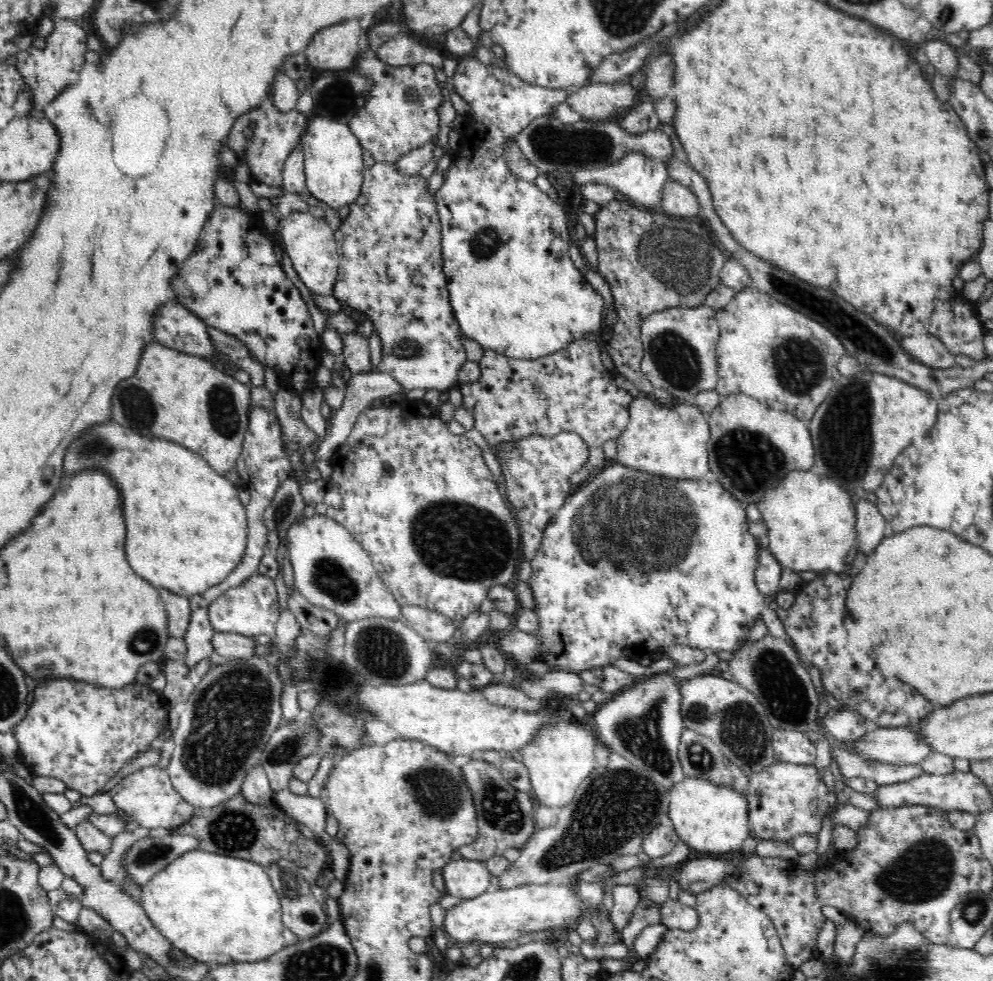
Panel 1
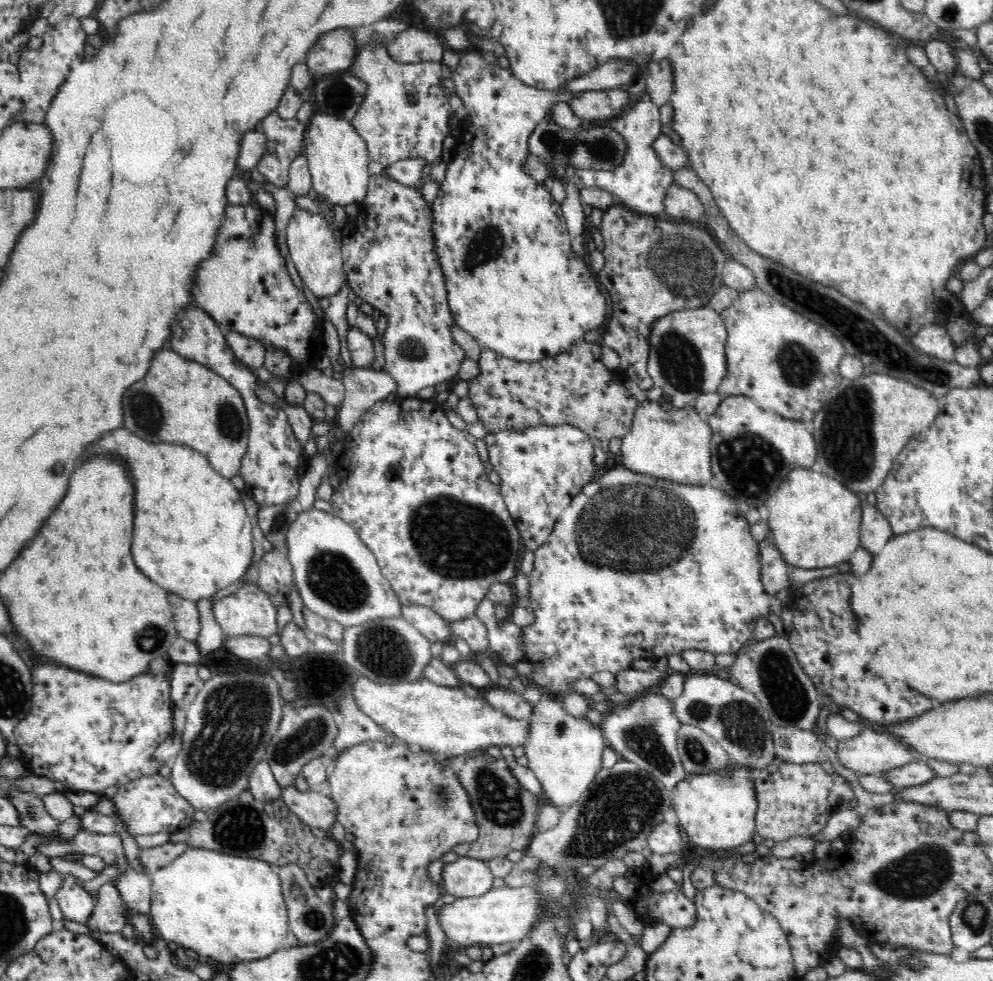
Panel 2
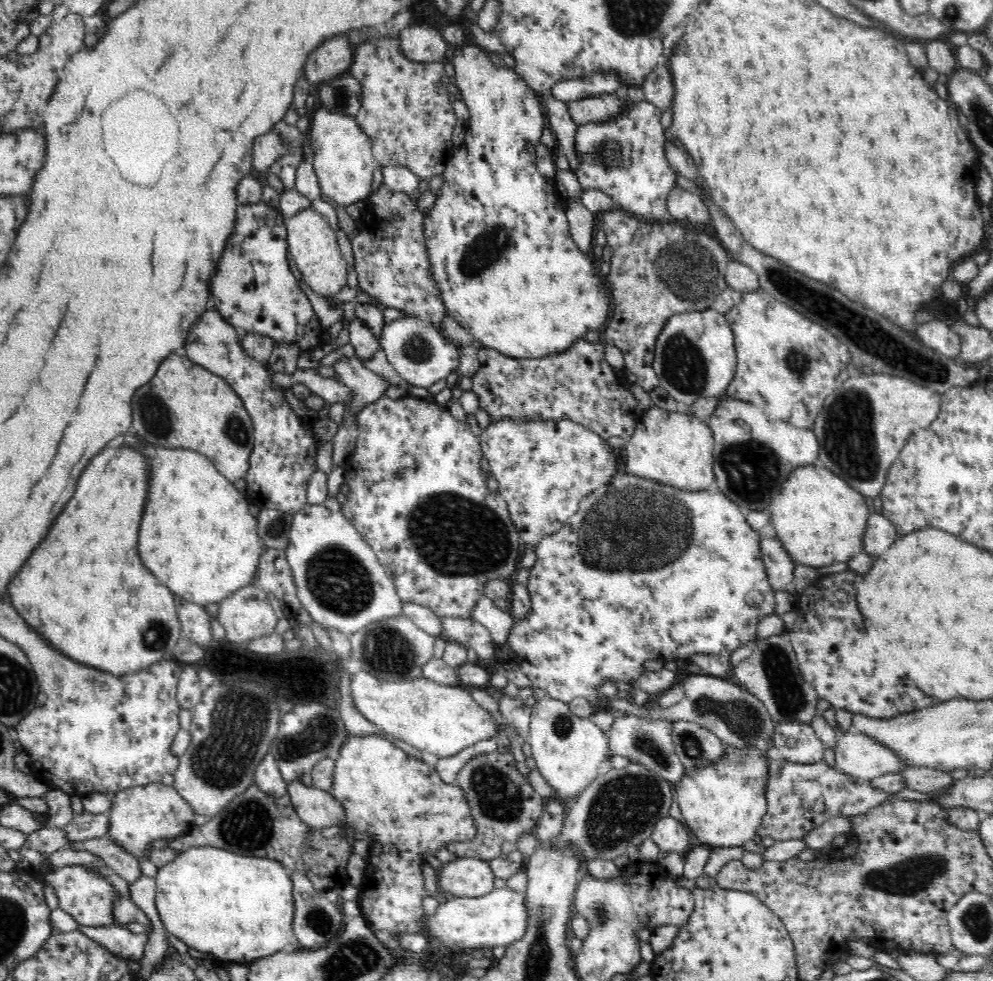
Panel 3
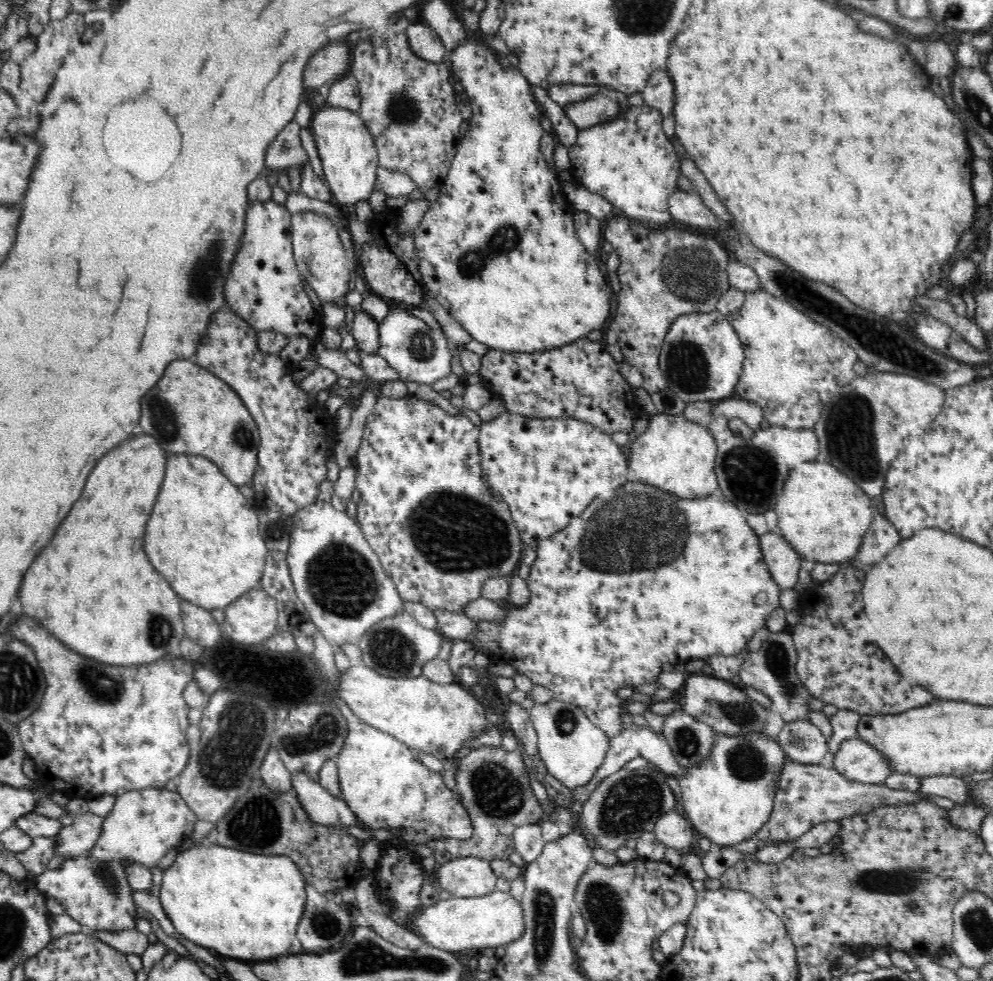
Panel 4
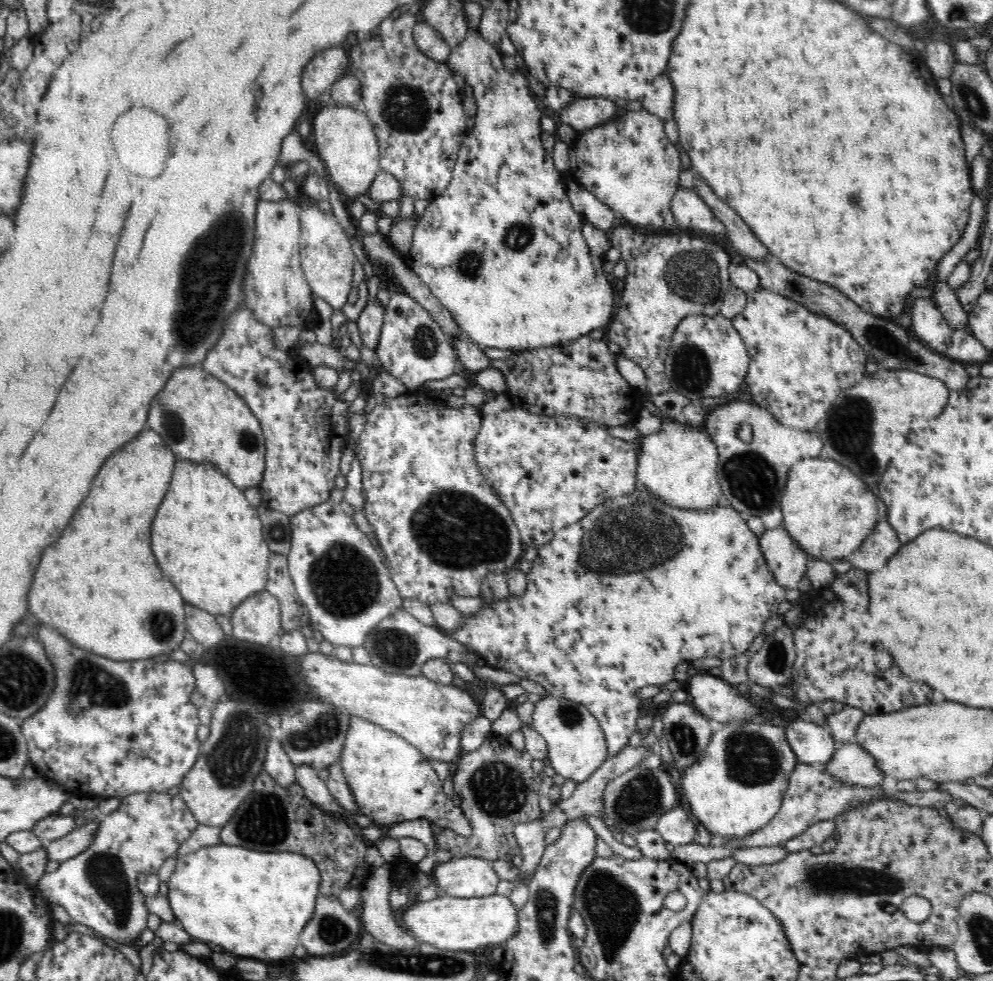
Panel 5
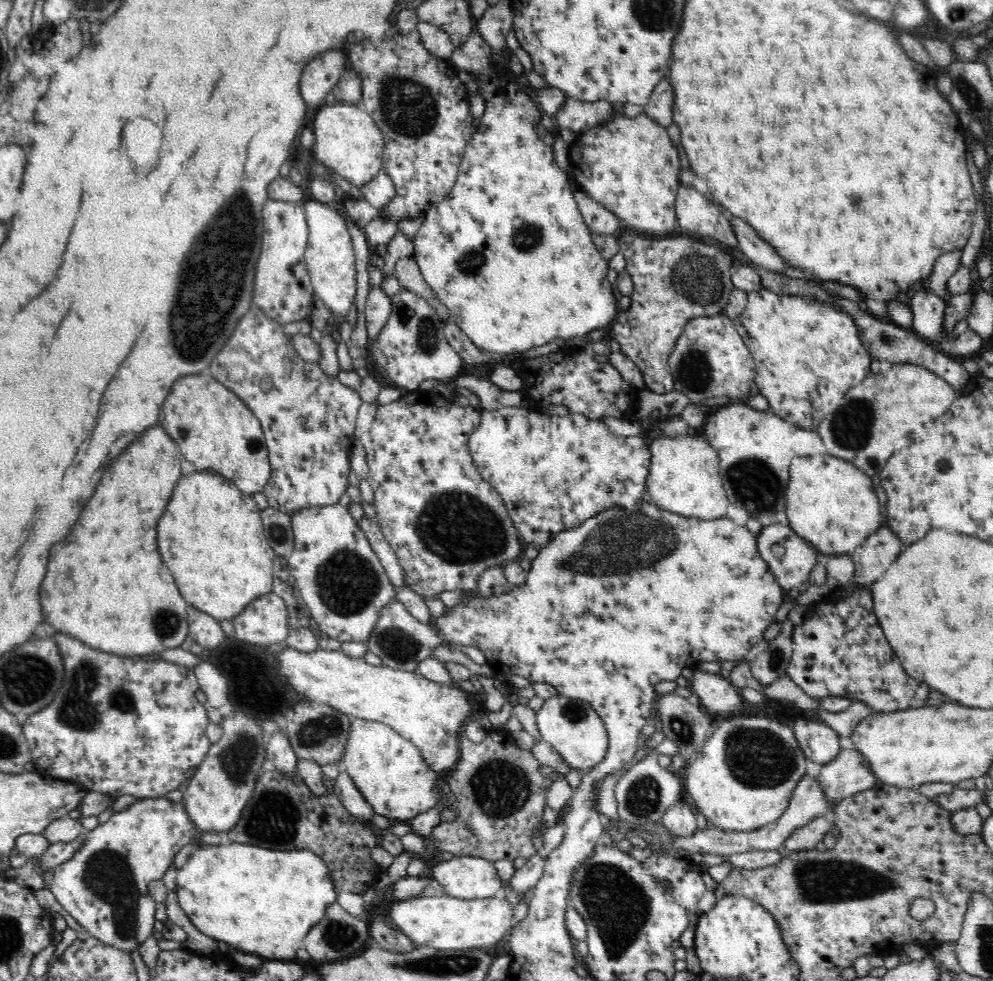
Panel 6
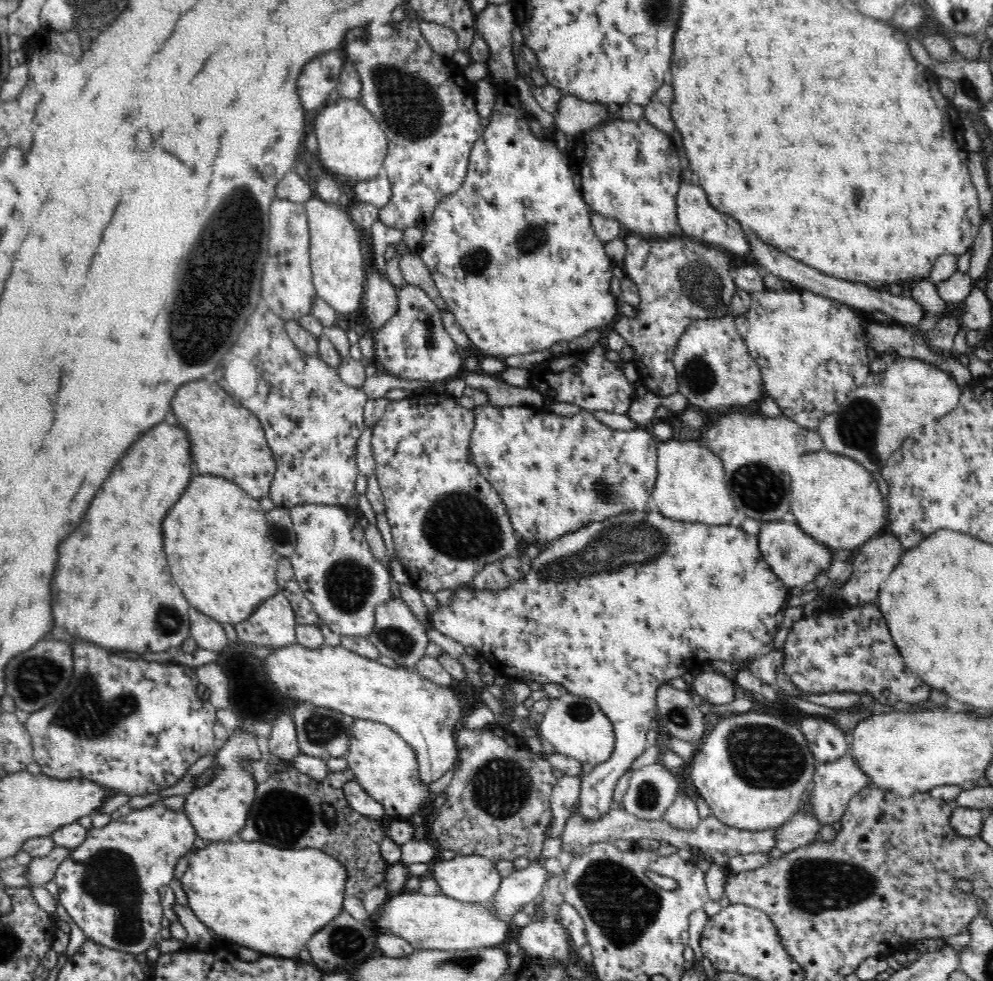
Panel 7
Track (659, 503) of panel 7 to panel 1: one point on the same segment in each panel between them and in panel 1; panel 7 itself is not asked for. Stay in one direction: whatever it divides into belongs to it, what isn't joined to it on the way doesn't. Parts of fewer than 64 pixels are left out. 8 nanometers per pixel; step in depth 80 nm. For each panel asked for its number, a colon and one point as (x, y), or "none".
1: (671, 440)
2: (670, 443)
3: (675, 448)
4: (674, 454)
5: (678, 464)
6: (684, 478)

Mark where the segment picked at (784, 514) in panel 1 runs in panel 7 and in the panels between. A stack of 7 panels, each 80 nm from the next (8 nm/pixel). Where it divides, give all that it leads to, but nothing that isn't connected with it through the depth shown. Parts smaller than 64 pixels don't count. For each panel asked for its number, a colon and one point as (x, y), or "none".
2: (815, 520)
3: (820, 519)
4: (824, 516)
5: (829, 512)
6: (829, 503)
7: (835, 501)

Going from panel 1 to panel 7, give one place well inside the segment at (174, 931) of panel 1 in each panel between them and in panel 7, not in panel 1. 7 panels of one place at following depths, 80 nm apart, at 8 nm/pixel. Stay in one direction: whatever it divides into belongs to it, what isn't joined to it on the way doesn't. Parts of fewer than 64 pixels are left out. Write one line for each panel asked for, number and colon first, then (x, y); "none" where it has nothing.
2: (230, 909)
3: (228, 907)
4: (246, 906)
5: (246, 903)
6: (262, 901)
7: (272, 900)

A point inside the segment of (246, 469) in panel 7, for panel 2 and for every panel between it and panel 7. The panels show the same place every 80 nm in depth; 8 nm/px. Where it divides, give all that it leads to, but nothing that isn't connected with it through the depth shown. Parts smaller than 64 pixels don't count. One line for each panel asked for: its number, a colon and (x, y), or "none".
2: (181, 401)
3: (187, 406)
4: (191, 411)
5: (200, 418)
6: (214, 430)

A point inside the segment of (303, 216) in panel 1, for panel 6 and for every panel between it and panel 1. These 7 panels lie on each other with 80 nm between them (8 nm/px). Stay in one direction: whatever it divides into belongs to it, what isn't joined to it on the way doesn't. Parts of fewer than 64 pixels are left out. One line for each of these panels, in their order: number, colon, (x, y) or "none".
2: (313, 247)
3: (312, 243)
4: (319, 253)
5: (327, 253)
6: (330, 259)

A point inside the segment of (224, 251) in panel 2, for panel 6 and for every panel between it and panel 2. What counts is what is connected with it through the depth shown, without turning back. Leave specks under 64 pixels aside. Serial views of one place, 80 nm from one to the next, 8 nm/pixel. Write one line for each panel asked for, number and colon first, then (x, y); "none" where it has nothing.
3: (253, 288)
4: (265, 288)
5: (275, 288)
6: (282, 289)

